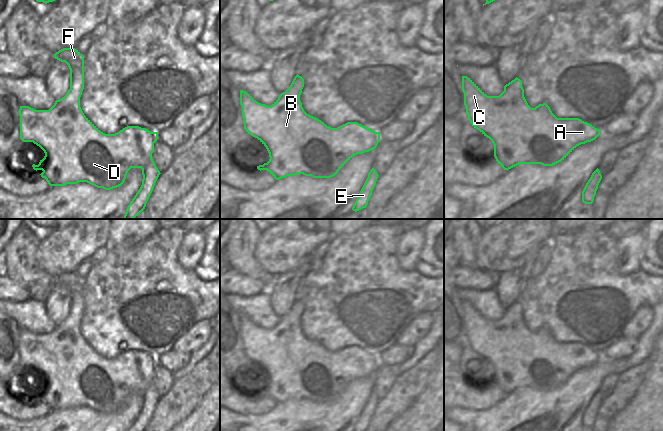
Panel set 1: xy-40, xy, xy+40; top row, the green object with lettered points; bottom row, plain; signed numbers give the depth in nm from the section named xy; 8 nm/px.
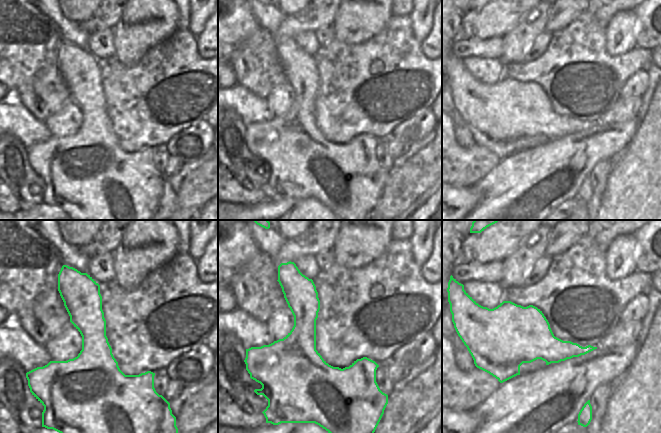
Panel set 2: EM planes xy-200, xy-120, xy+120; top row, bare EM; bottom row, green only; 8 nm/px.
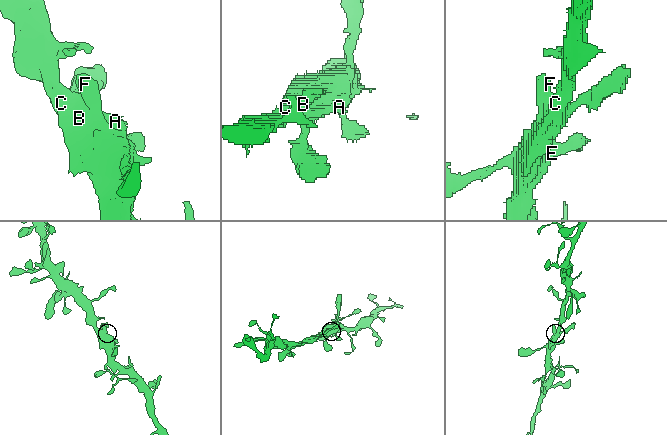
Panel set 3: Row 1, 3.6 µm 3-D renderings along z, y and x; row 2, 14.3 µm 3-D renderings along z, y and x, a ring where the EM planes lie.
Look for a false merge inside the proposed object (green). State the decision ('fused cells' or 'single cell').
single cell

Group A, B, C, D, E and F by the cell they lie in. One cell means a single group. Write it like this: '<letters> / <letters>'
A B C D E F

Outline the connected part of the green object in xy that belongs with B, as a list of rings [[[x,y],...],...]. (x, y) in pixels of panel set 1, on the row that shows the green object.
[[[297,74],[290,87],[271,106],[257,102],[250,94],[240,90],[244,129],[266,147],[270,157],[267,163],[257,166],[257,169],[267,170],[276,180],[299,174],[331,178],[353,156],[375,149],[380,142],[380,132],[357,122],[347,122],[331,128],[307,114],[300,101],[303,87],[304,79]]]

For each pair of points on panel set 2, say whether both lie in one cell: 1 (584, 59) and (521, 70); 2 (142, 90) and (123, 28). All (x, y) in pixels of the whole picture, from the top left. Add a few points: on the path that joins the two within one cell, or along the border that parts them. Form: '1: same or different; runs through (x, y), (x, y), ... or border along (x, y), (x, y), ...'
1: same; runs through (568, 62), (554, 65), (549, 70), (537, 70)
2: different; border along (150, 47), (132, 66), (124, 66), (115, 57)

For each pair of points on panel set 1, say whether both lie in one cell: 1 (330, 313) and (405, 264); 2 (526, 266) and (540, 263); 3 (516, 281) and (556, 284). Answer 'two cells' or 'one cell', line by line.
1: two cells
2: two cells
3: two cells

